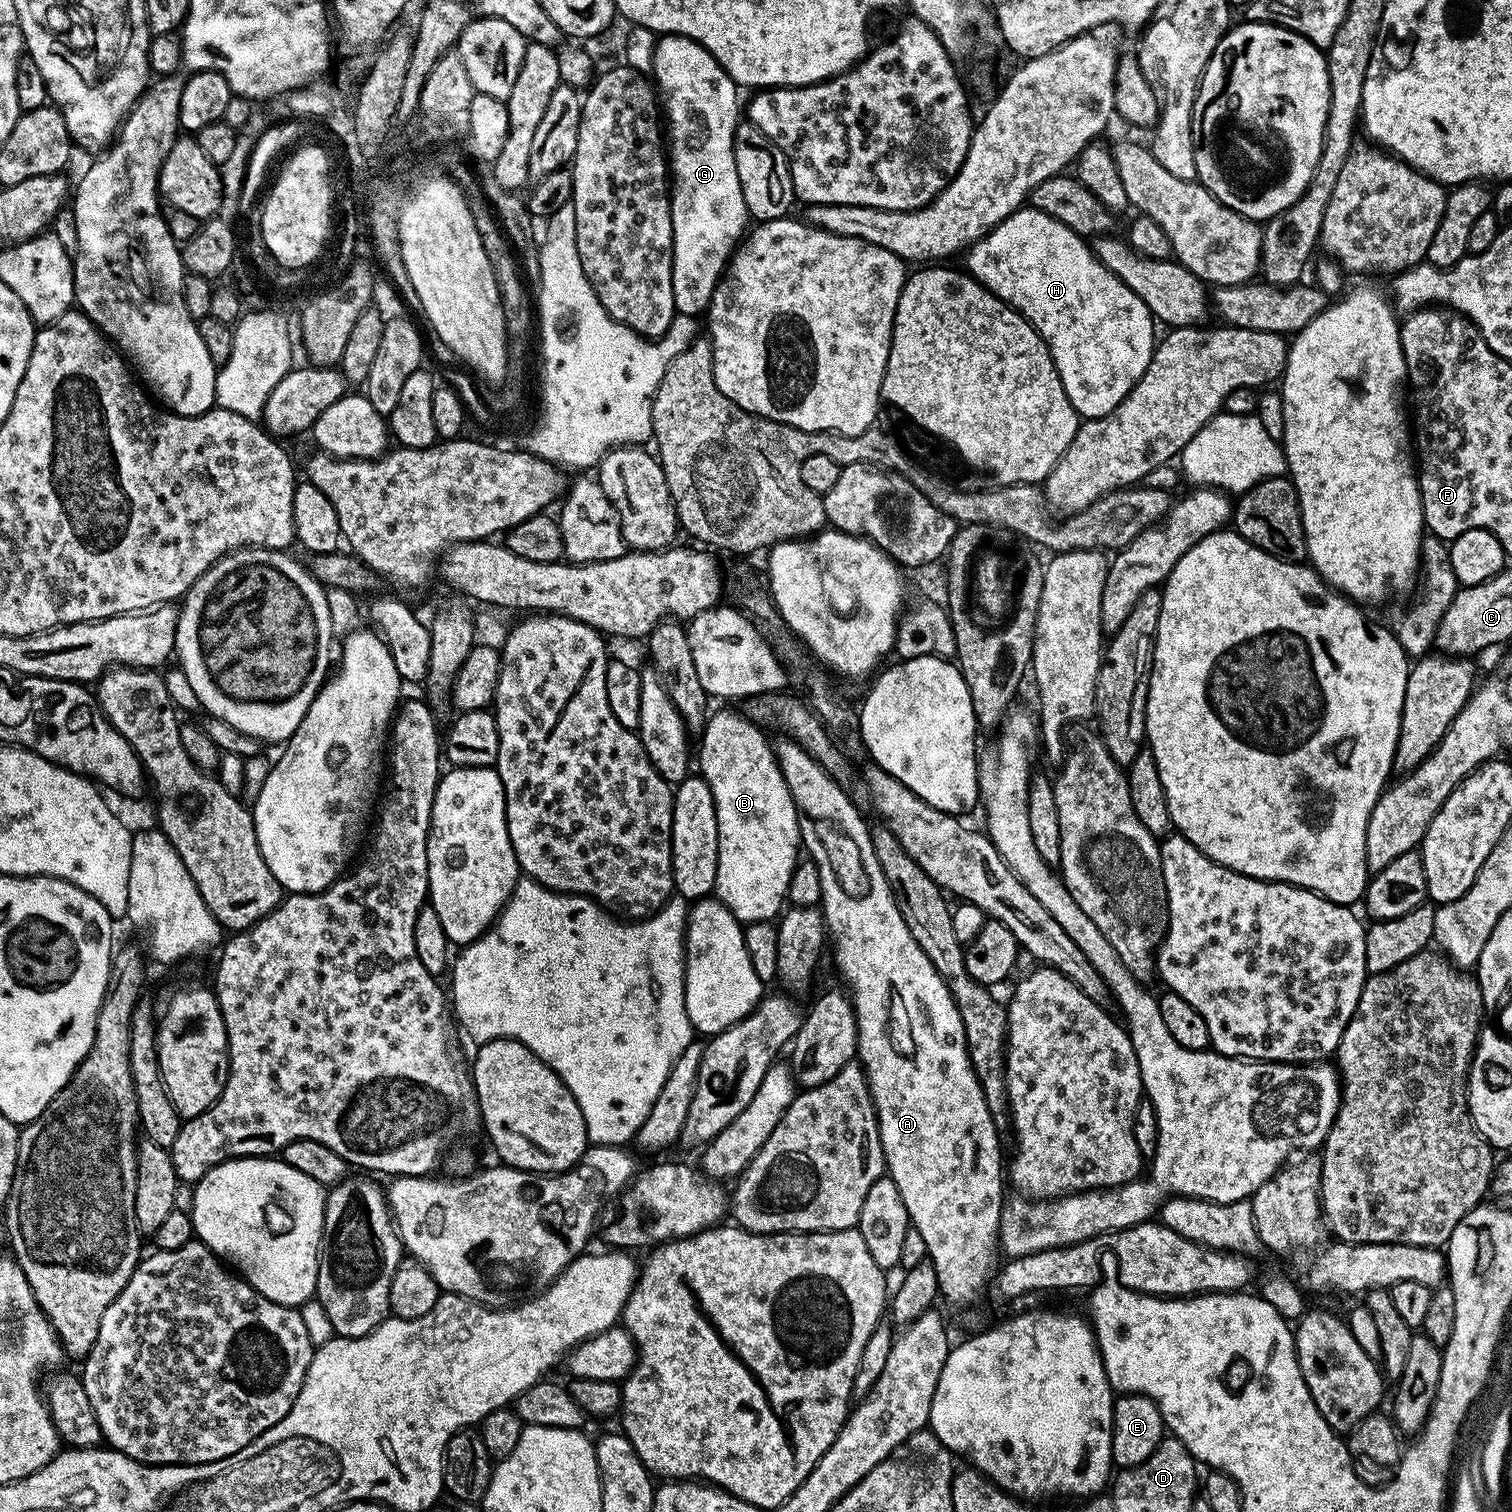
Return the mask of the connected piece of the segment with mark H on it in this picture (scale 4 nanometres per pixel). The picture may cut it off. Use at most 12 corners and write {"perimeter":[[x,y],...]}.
{"perimeter":[[1031,206],[968,275],[1050,350],[1081,417],[1115,410],[1154,317],[1070,226]]}

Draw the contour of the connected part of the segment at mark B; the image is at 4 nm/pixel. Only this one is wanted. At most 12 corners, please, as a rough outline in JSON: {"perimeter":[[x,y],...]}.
{"perimeter":[[714,712],[699,775],[714,896],[741,925],[785,907],[802,848],[765,729]]}

